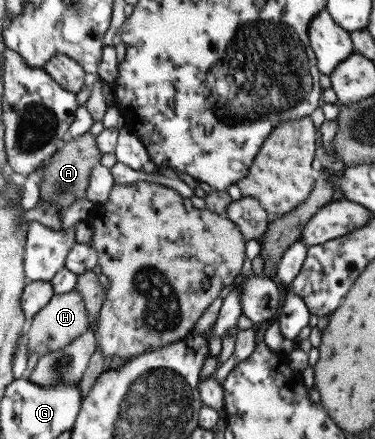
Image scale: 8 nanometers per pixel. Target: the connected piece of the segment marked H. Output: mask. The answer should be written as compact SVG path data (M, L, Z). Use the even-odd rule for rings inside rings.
M75 290L67 293L55 293L48 304L27 325L28 354L37 352L38 356L43 357L52 351L58 351L88 331L89 327L90 317L88 317L82 295Z

